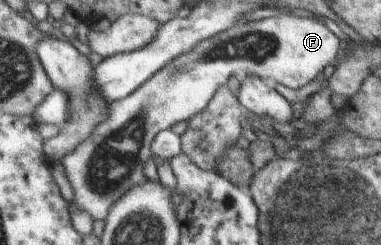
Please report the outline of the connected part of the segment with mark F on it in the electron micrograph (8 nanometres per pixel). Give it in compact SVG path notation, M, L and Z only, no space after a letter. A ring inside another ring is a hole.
M274 16L240 23L214 39L200 42L188 54L170 62L138 91L108 105L104 120L92 130L90 137L59 161L64 167L74 194L68 204L76 210L88 213L94 221L106 221L113 207L126 196L128 191L149 182L146 176L146 164L154 156L152 144L156 136L161 131L170 129L176 122L188 121L194 114L200 113L200 110L203 110L212 96L218 92L219 87L227 82L230 74L234 74L239 80L252 75L260 79L269 78L276 84L298 89L310 82L322 68L326 68L326 64L338 60L342 49L341 35L328 22L292 16Z

